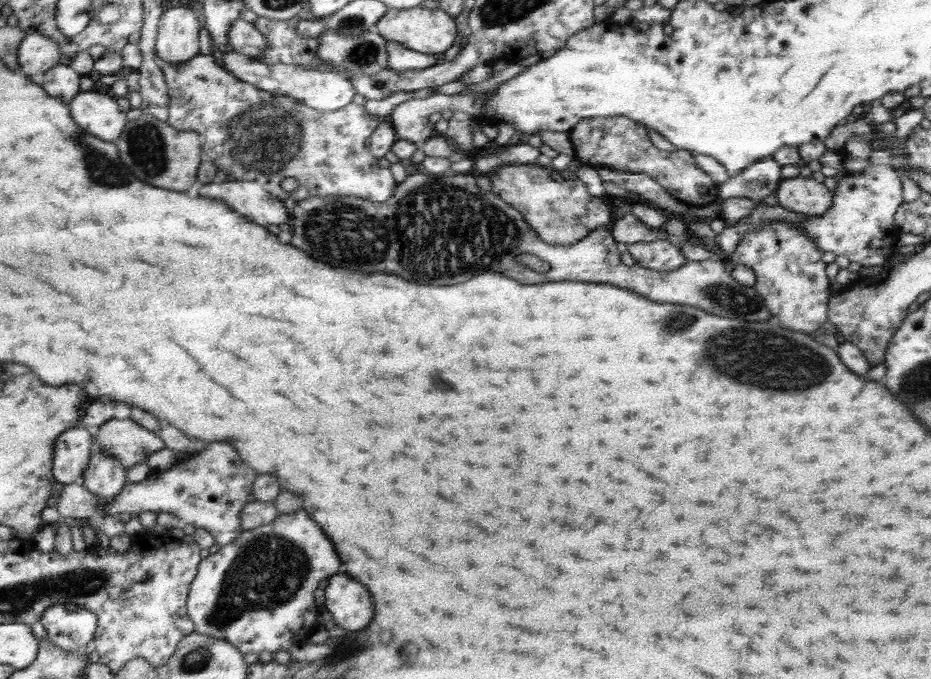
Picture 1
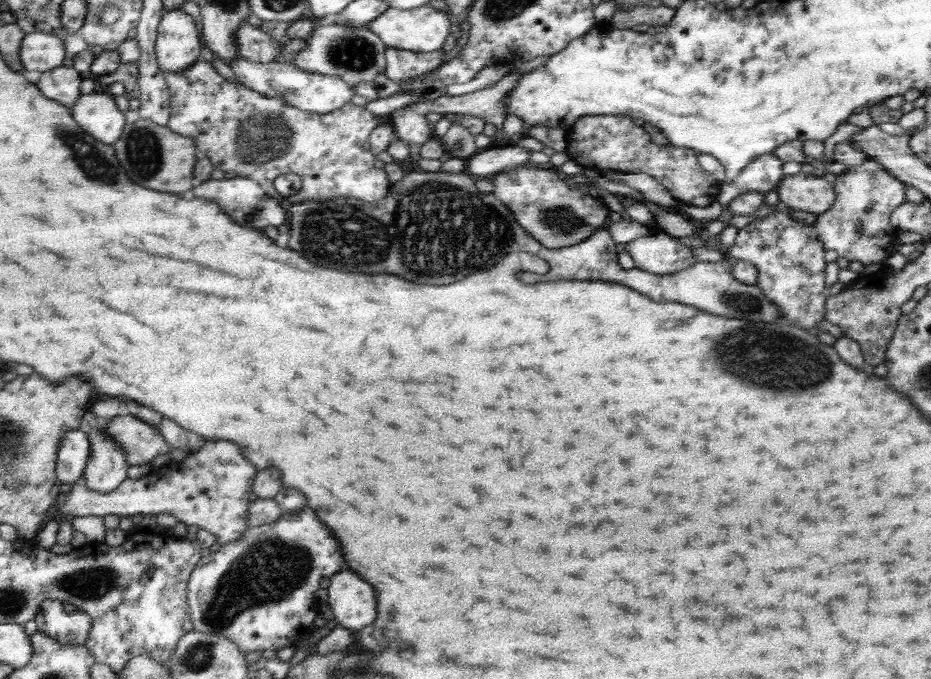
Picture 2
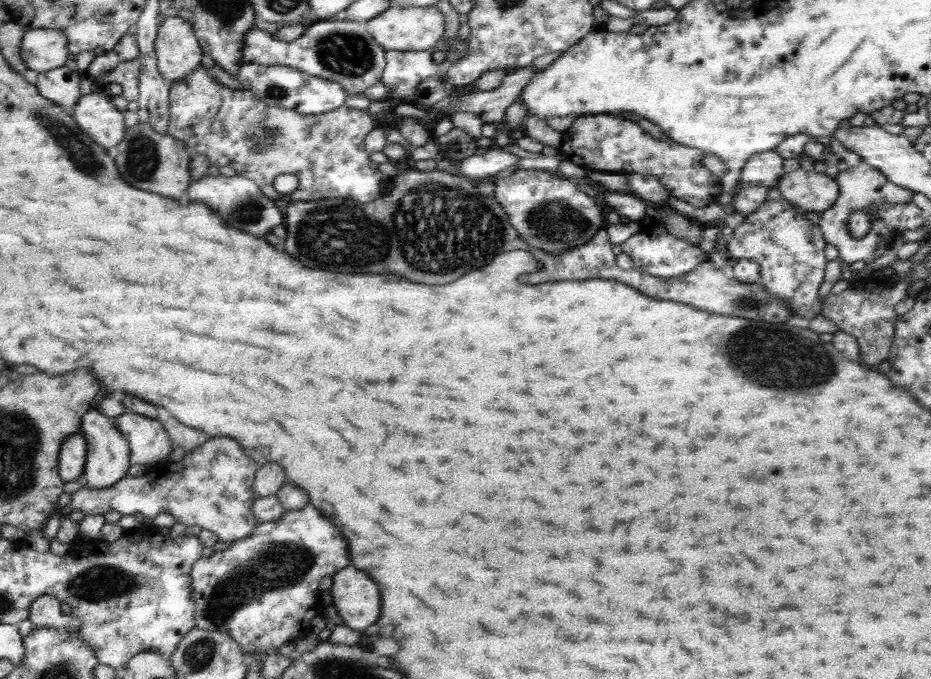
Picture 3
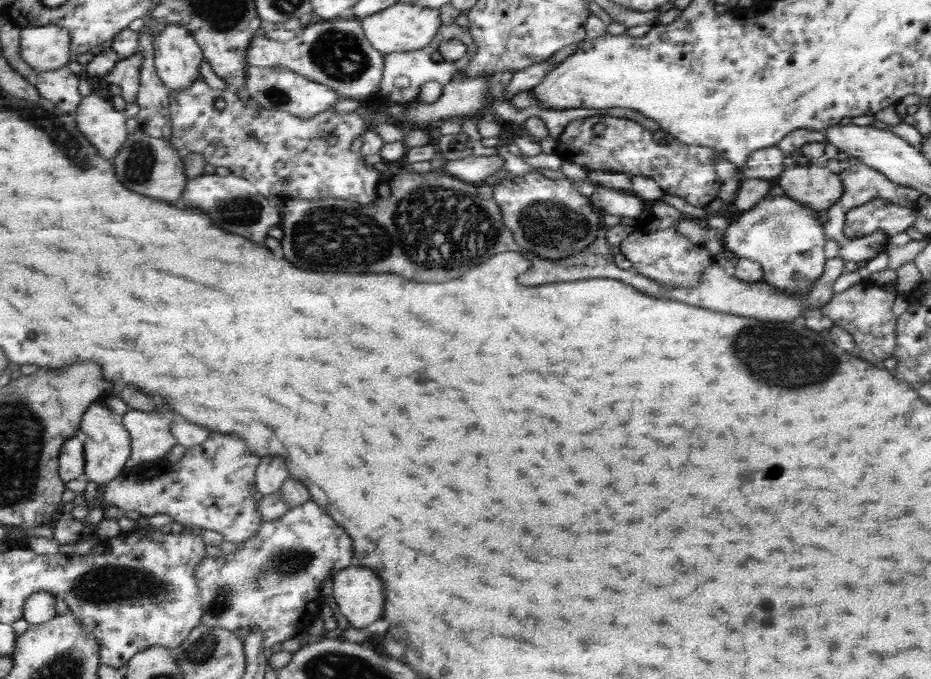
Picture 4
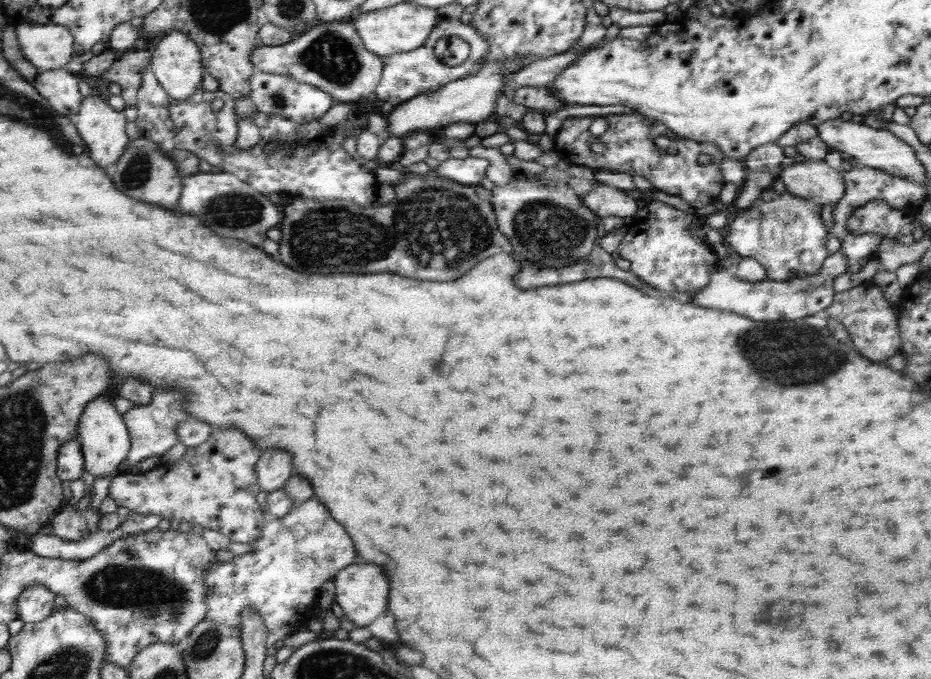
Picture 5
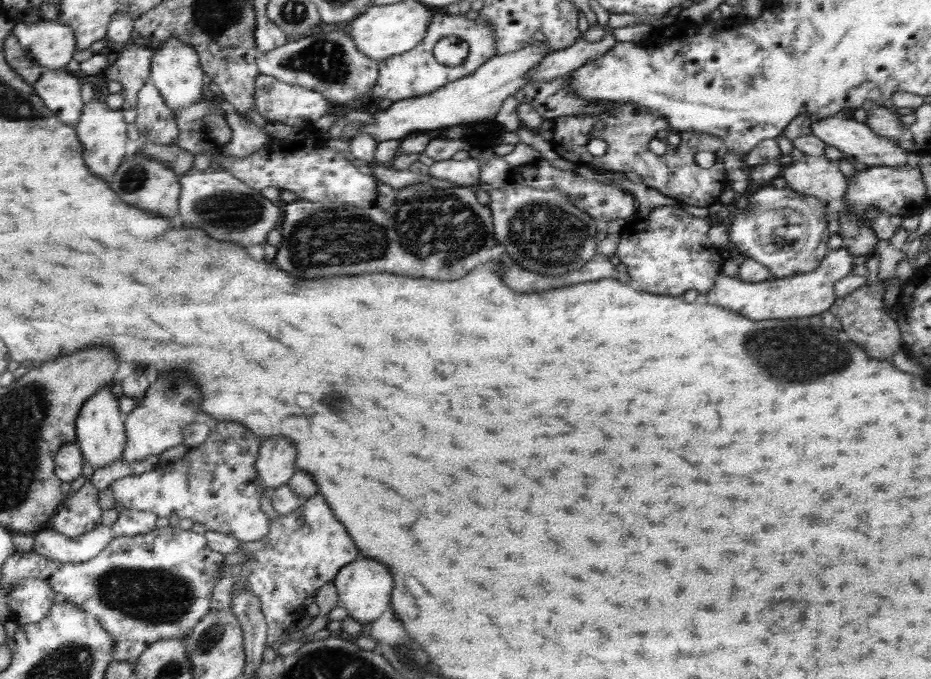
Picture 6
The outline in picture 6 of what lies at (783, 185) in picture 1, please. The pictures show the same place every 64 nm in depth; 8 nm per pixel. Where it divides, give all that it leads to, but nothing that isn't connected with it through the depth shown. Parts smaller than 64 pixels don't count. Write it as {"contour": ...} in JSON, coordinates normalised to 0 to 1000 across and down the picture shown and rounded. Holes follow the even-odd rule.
{"contour":[[[863,230],[841,244],[837,262],[843,265],[847,280],[860,289],[873,289],[886,300],[903,295],[910,283],[910,262],[901,253],[901,244],[886,230]]]}

